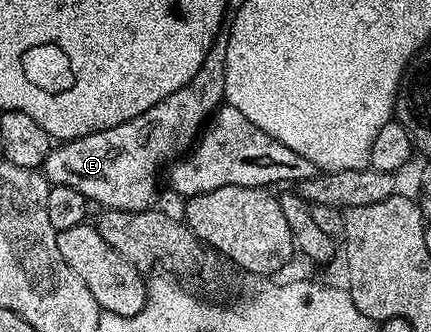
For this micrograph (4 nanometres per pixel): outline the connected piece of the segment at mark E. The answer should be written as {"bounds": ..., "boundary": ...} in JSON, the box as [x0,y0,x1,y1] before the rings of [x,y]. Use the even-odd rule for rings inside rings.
{"bounds":[40,40,226,210],"boundary":[[[219,40],[206,54],[200,72],[196,72],[196,76],[192,76],[192,80],[188,84],[184,84],[184,88],[172,92],[172,96],[160,100],[160,104],[148,108],[148,112],[144,112],[116,128],[92,132],[88,136],[72,138],[55,145],[40,167],[41,173],[46,175],[46,180],[51,186],[64,185],[67,188],[74,188],[91,203],[99,202],[99,207],[107,210],[151,209],[155,205],[154,197],[158,194],[158,173],[161,172],[162,165],[164,165],[164,170],[167,164],[173,163],[179,157],[180,152],[189,151],[210,115],[223,105],[226,97],[224,92],[225,71],[226,43]]]}

